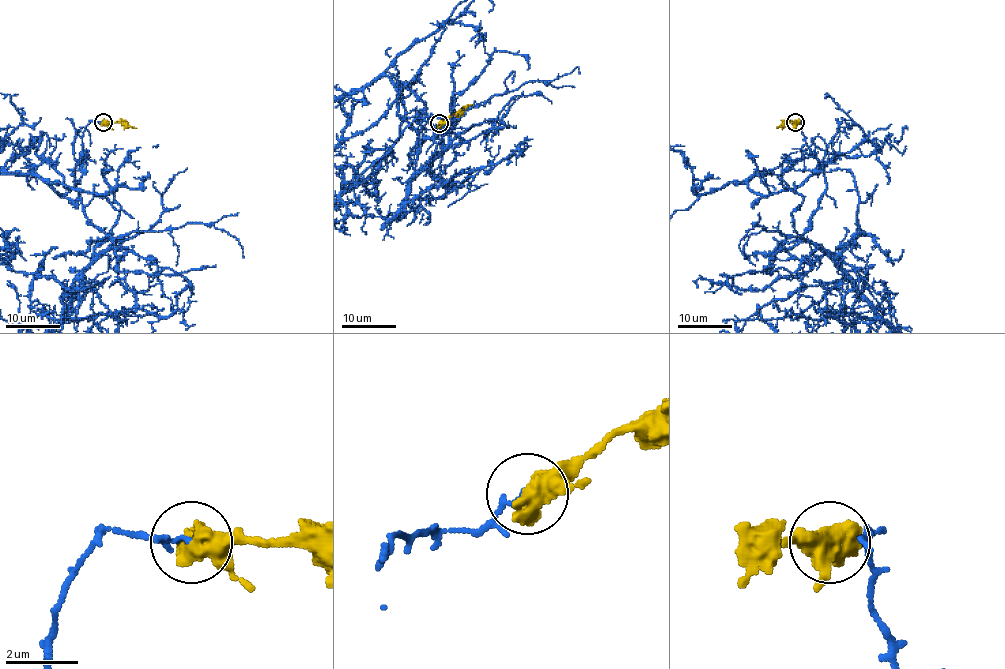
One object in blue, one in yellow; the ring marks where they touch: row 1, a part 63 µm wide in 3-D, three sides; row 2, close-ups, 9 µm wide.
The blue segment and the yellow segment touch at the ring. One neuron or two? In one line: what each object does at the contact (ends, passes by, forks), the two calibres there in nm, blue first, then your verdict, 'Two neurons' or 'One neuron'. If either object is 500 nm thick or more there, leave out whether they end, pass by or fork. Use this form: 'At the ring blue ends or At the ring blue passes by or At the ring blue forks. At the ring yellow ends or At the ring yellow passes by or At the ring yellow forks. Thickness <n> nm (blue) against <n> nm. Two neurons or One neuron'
Thickness 140 nm (blue) against 750 nm. Two neurons

